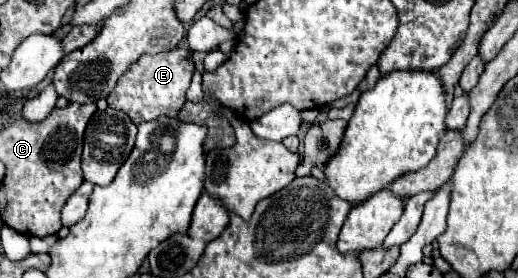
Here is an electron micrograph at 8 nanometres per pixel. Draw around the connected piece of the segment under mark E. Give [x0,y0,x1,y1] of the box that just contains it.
[108,47,196,124]

